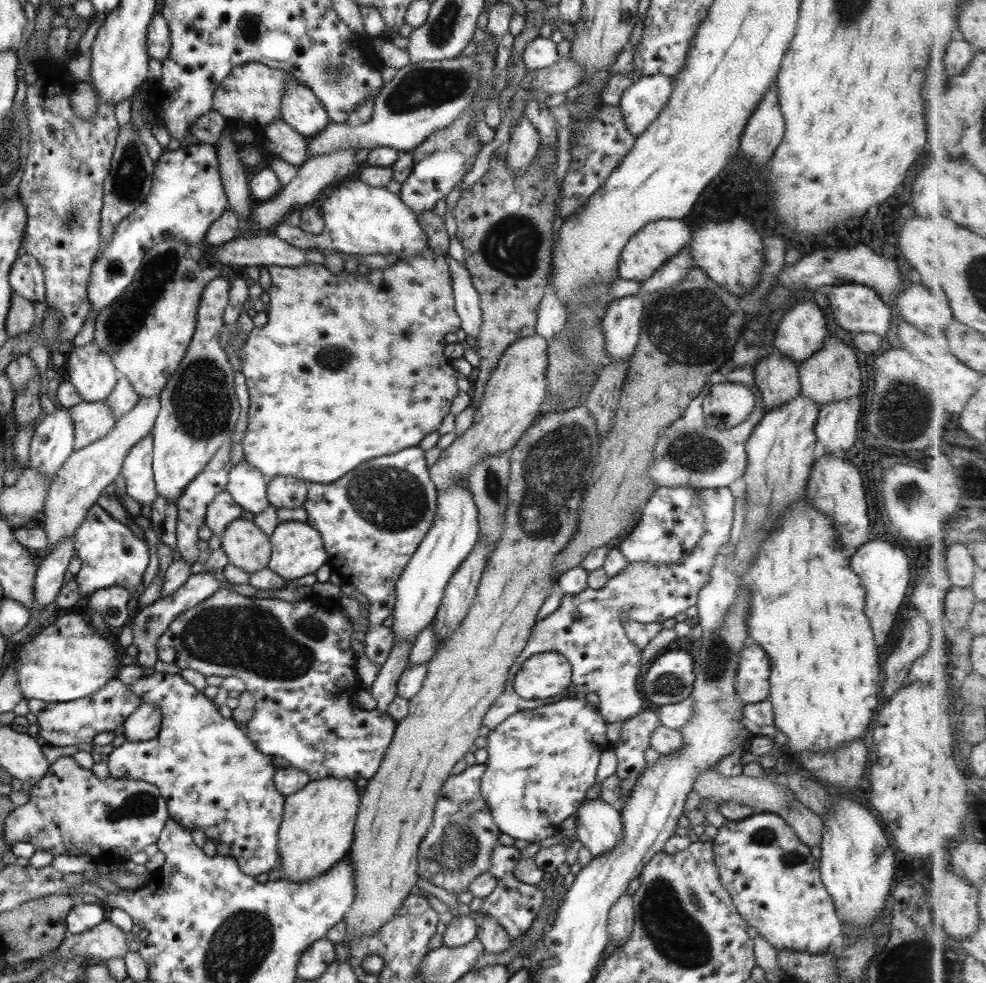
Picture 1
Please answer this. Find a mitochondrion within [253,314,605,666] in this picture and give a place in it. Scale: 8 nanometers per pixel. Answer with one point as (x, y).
(555, 465)

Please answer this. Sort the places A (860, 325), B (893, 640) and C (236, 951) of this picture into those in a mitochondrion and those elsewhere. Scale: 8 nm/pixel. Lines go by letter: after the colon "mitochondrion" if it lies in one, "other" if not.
A: other
B: other
C: mitochondrion

